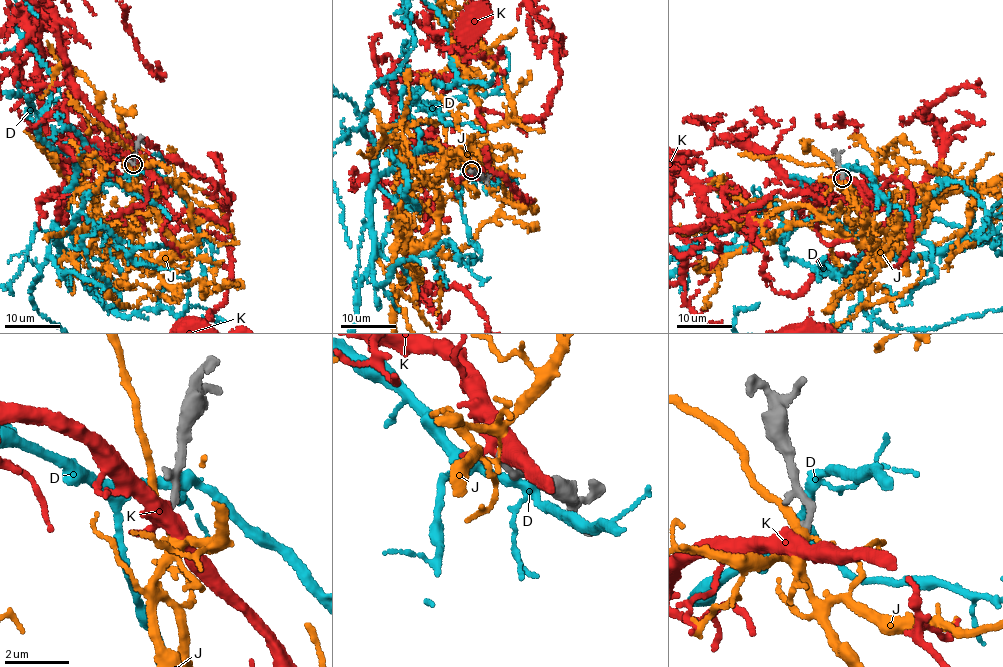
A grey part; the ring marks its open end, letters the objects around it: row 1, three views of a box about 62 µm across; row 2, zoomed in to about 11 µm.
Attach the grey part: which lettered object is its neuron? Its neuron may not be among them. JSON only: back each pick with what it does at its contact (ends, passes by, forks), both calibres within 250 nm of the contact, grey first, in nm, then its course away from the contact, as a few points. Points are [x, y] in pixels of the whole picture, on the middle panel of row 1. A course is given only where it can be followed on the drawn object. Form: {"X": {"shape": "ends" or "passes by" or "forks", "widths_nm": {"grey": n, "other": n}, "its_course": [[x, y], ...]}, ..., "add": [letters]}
{"K": {"shape": "forks", "widths_nm": {"grey": 280, "other": 280}}, "add": ["K"]}

